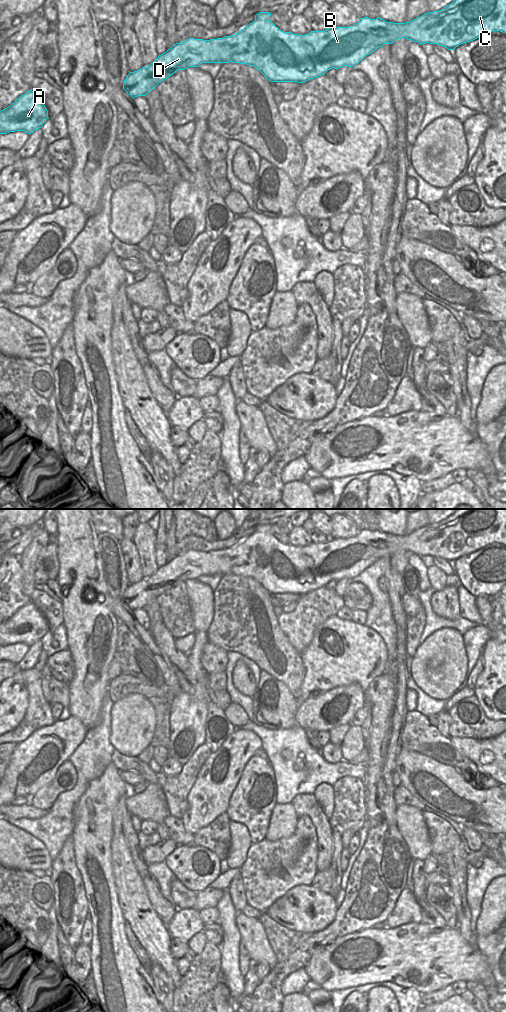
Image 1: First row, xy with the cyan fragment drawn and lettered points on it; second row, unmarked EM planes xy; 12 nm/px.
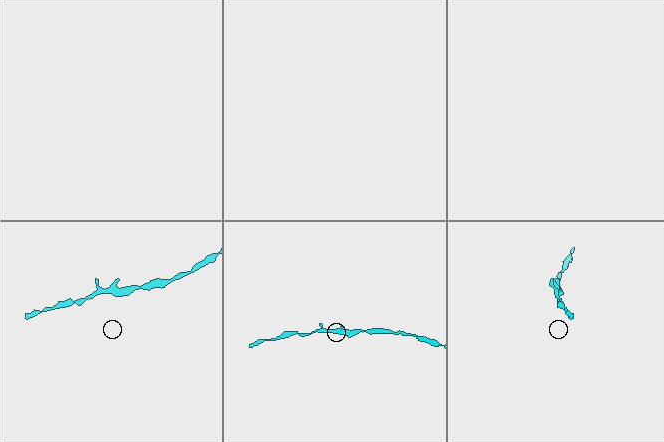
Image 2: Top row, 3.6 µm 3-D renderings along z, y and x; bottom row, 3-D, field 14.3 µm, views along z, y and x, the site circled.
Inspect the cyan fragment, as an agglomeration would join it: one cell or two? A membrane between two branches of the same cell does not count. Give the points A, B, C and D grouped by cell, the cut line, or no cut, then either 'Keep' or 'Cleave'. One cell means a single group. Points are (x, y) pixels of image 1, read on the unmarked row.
Groups: A B C D. No split. Keep.

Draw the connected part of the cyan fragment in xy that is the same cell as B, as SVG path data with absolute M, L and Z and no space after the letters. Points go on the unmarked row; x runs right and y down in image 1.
M457 509L443 521L428 524L410 534L393 535L387 534L379 529L376 531L364 529L360 530L353 538L329 539L325 543L311 543L305 547L281 543L271 534L270 528L270 524L256 526L255 532L235 547L210 552L189 550L181 555L176 555L165 565L159 567L149 578L130 584L124 592L123 601L133 611L137 608L146 608L159 595L169 590L178 582L198 579L202 575L229 574L253 578L270 594L303 595L325 586L332 580L338 582L344 578L353 579L377 560L382 559L384 556L391 556L401 550L417 554L420 557L426 555L438 556L448 562L454 562L459 557L471 554L489 544L500 543L506 546L506 509Z

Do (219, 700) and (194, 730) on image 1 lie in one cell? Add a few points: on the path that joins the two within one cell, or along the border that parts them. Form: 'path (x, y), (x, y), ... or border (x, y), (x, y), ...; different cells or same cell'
border (207, 681), (207, 694), (211, 700); different cells

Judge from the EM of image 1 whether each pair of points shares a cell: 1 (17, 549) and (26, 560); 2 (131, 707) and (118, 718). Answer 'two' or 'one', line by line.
1: two
2: one

